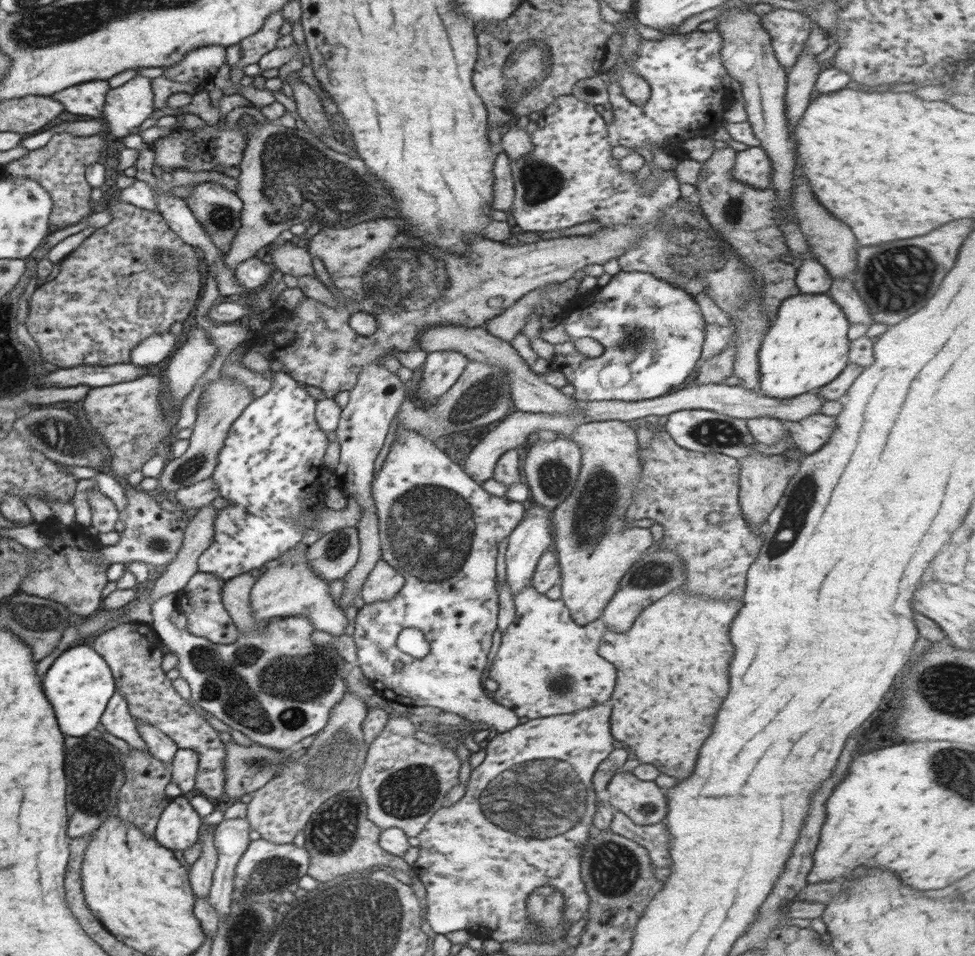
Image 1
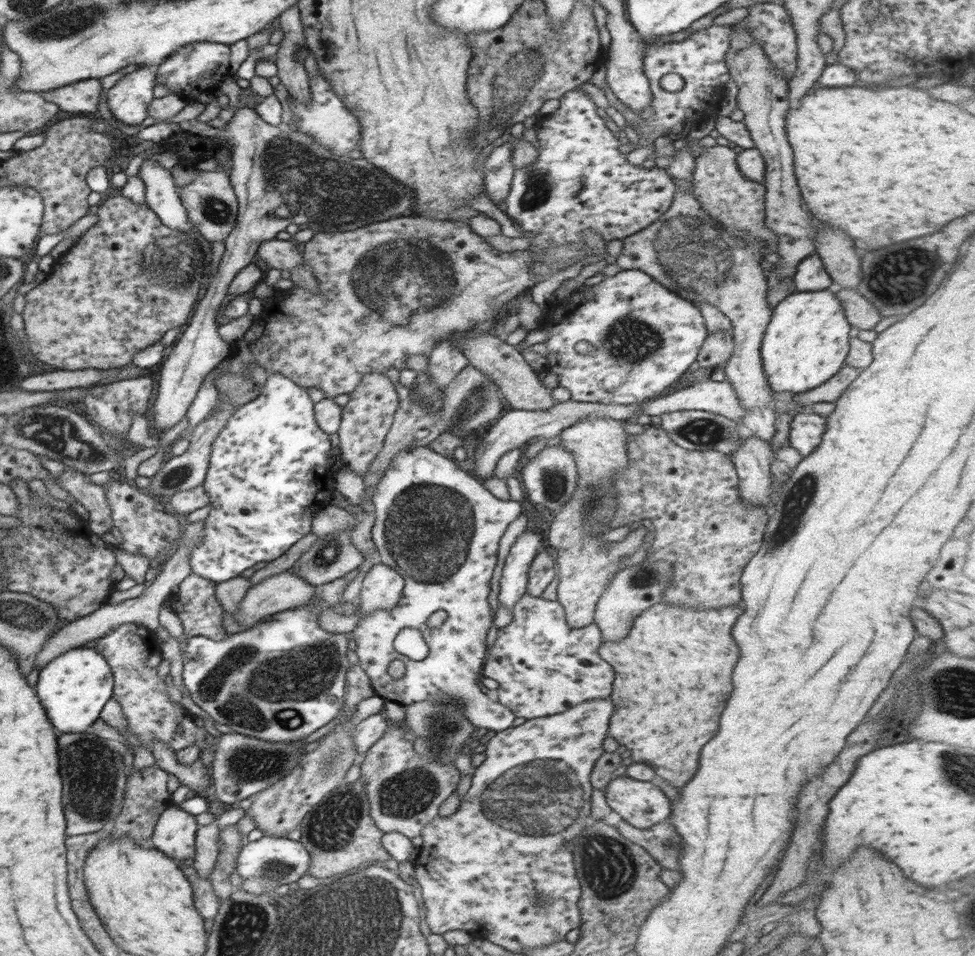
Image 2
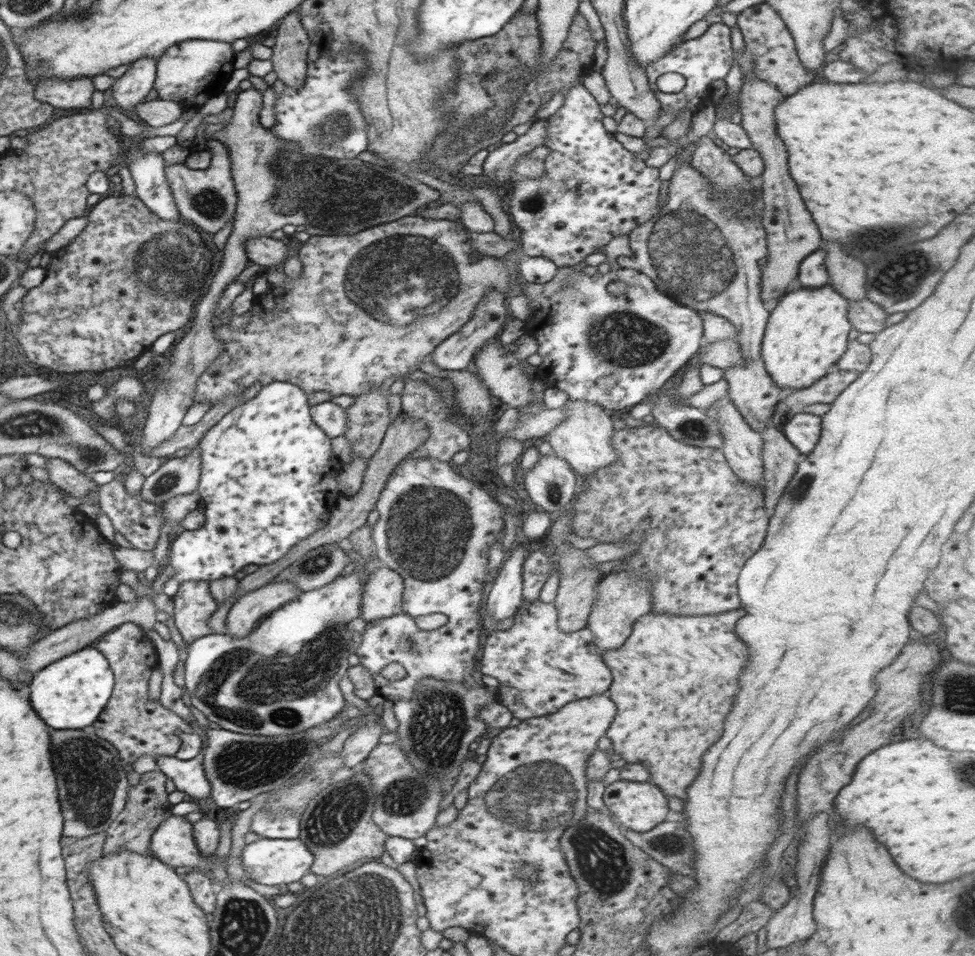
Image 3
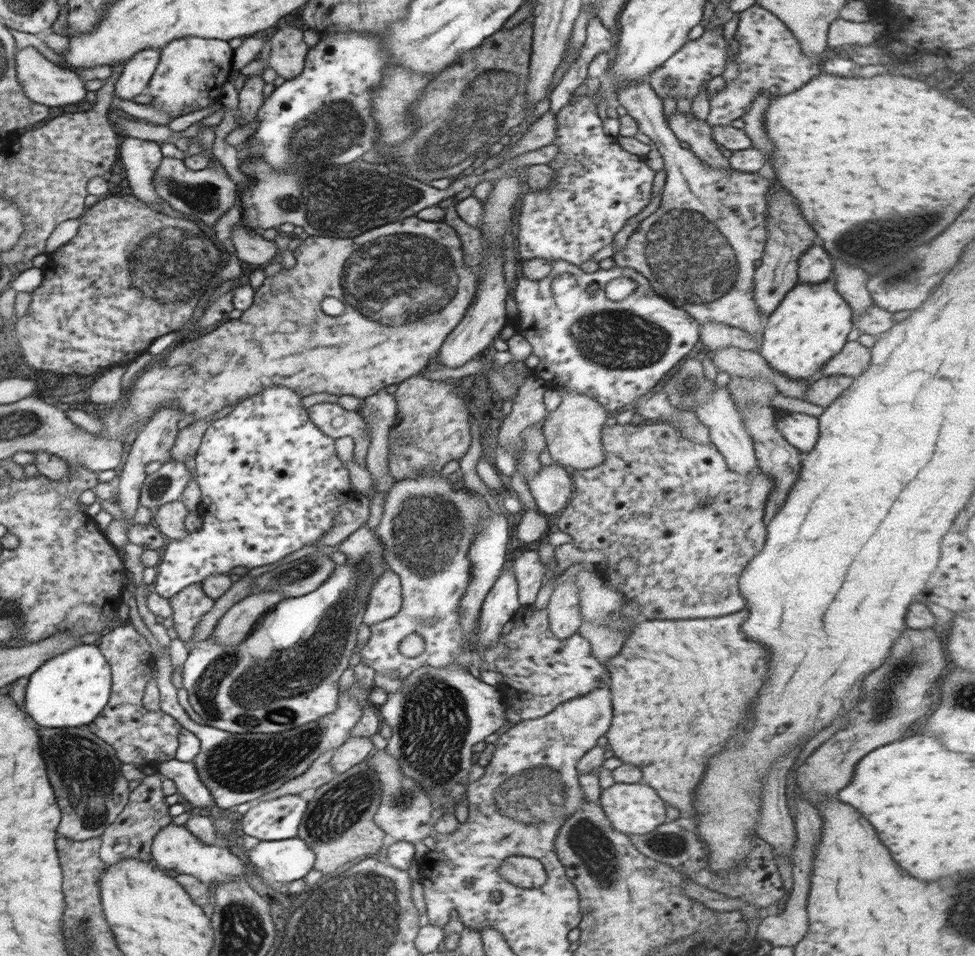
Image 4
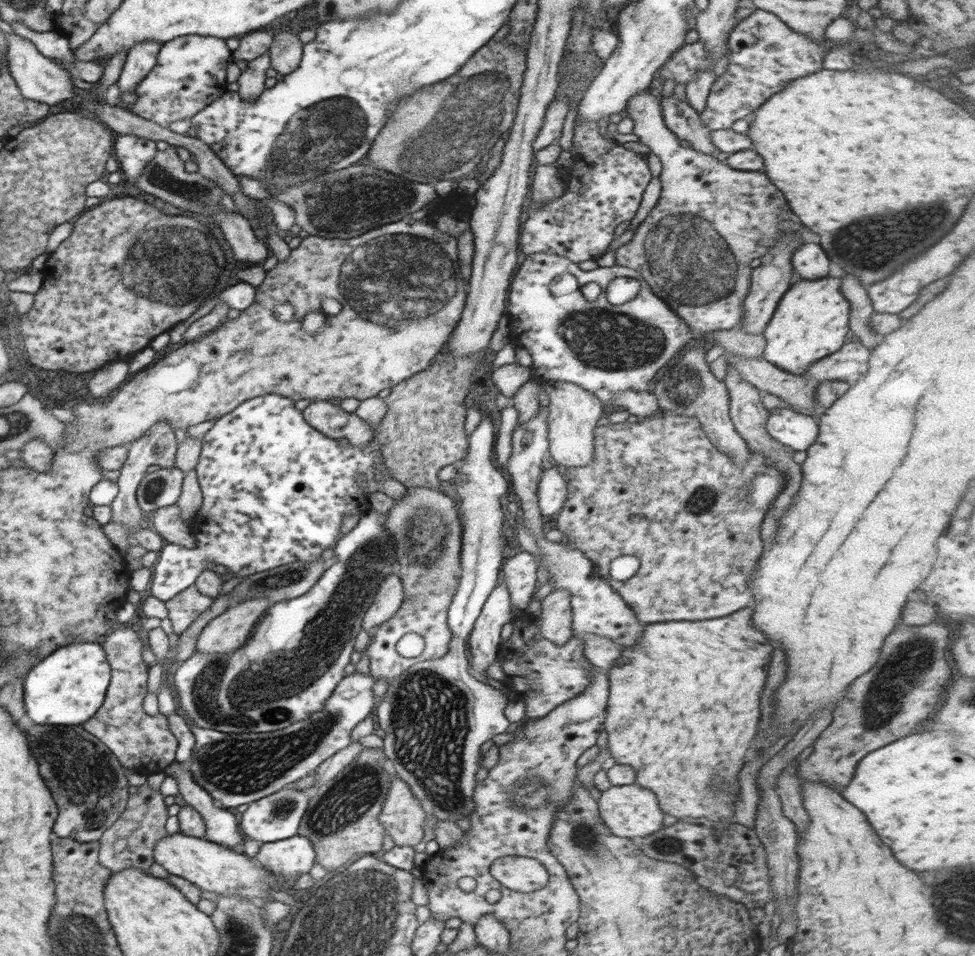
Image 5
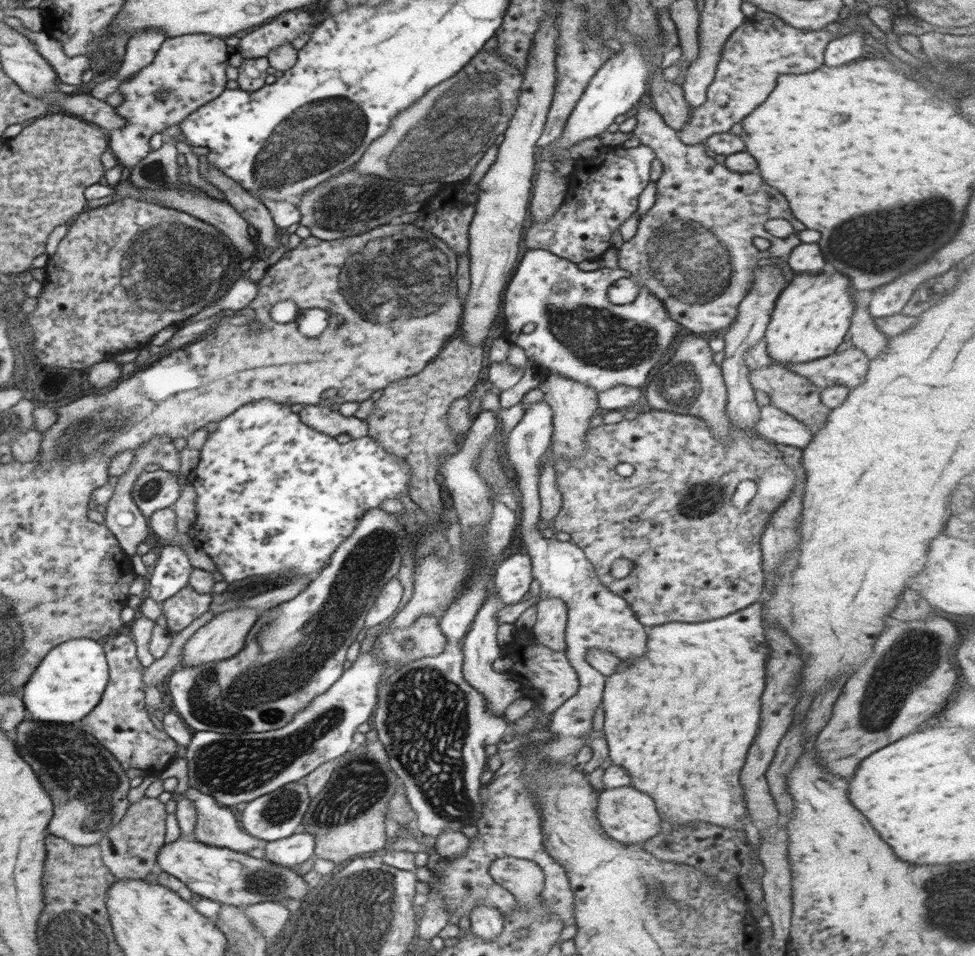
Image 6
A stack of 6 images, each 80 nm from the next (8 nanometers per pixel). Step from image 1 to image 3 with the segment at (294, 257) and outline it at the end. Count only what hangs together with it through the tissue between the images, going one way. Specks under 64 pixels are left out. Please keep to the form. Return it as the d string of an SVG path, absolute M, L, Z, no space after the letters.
M257 236L244 243L245 253L250 263L259 264L264 270L271 265L283 266L289 258L285 242L269 236Z

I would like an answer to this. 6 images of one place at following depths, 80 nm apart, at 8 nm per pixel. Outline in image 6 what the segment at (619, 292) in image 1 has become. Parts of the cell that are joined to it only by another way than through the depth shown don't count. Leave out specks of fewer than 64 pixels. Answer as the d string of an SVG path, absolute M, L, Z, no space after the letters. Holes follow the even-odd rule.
M528 249L504 291L504 338L510 344L522 346L529 360L538 363L541 375L556 373L587 384L597 393L618 385L640 388L646 382L648 372L668 352L668 347L676 340L676 335L680 339L684 331L681 324L668 316L663 302L645 286L639 287L638 296L632 303L612 304L608 289L618 279L629 277L629 272L619 266L588 272L580 270L576 263L560 258L549 250ZM564 284L568 284L568 288L560 292L560 286Z

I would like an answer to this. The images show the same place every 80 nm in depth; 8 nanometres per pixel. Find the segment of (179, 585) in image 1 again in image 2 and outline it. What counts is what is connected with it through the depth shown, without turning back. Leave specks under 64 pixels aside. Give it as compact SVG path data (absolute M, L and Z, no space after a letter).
M198 521L196 523L190 523L181 541L178 542L177 548L166 559L166 564L162 568L162 572L156 575L152 579L152 585L144 590L144 592L136 598L126 599L119 604L106 604L102 605L98 610L92 612L92 614L83 616L78 620L64 625L60 630L57 630L40 649L40 652L36 655L34 664L36 666L46 666L50 660L58 658L61 654L74 650L75 648L82 648L87 645L92 645L93 642L99 638L108 636L115 628L118 628L121 624L136 623L142 625L152 631L156 630L160 623L158 623L158 614L160 614L160 607L164 600L172 595L172 590L192 573L192 567L190 567L190 552L201 541L203 537L204 521Z

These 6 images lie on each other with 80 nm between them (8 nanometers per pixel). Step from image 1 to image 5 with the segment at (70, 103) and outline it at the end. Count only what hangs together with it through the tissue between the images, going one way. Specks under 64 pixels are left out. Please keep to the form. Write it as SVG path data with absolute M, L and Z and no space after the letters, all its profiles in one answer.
M5 32L4 35L7 39L6 63L8 69L10 69L12 79L16 82L24 98L52 106L75 95L74 88L76 88L76 84L72 83L72 76L66 69L52 59L40 54L40 51L32 41L20 35L7 34Z

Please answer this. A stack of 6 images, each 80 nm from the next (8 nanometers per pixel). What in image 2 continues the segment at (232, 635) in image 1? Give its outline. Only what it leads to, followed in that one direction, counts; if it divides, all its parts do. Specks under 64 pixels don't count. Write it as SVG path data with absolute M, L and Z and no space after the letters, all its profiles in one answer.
M190 573L177 586L170 608L182 621L183 634L219 641L229 637L223 629L223 606L215 595L216 582Z

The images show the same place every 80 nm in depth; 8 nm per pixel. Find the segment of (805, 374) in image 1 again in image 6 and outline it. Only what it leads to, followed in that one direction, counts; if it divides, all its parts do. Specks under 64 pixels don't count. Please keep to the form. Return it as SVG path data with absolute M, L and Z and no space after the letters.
M797 273L778 295L764 336L768 356L780 366L808 363L830 356L849 332L855 300L849 291L851 279L836 274Z

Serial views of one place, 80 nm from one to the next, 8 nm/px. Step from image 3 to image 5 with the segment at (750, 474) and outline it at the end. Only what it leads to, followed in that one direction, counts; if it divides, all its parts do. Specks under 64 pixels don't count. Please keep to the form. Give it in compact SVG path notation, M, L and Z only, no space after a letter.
M697 339L682 354L678 363L660 369L656 375L656 386L650 392L657 396L659 408L686 417L695 417L701 424L706 437L722 454L730 457L733 463L741 465L753 455L744 438L736 431L729 415L729 392L725 381L716 378L711 365L706 361L709 346Z

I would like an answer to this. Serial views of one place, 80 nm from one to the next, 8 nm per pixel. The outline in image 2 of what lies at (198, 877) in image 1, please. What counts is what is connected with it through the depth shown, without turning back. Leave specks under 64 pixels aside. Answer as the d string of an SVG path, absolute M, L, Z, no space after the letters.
M216 822L200 825L195 836L195 856L192 867L197 870L196 875L203 879L210 878L210 871L215 868L219 856L219 834Z

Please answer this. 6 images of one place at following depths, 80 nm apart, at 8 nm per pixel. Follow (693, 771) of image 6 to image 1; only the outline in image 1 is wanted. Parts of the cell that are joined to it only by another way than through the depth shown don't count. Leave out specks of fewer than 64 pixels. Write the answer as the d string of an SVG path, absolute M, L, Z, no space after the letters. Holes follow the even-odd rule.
M676 589L660 598L660 600L653 602L650 606L646 606L634 621L634 626L628 632L614 632L608 628L601 638L597 653L608 662L612 662L614 668L618 670L618 676L620 676L611 696L612 704L614 704L612 720L610 720L612 736L615 740L632 746L634 754L636 754L636 758L640 762L652 762L653 765L659 768L662 774L678 778L678 781L682 780L682 778L688 778L692 774L696 758L698 758L698 752L700 752L700 746L712 734L712 726L714 726L714 718L712 716L716 716L716 712L720 710L724 698L728 696L728 690L730 690L728 668L730 668L730 662L732 662L732 656L734 656L734 646L732 646L732 642L728 638L728 630L730 630L732 621L736 618L742 605L742 598L714 600L713 598L705 598L705 596L699 596L699 594L690 594L689 592L681 592L681 590ZM630 771L617 772L608 782L608 804L623 812L638 825L654 825L664 821L668 812L666 791L654 781L643 781Z

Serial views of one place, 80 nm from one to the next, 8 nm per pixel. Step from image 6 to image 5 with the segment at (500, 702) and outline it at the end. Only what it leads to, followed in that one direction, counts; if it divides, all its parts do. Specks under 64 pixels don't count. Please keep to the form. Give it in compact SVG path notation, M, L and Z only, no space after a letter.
M505 581L494 588L494 590L490 593L490 596L486 599L486 602L483 604L481 613L474 623L472 632L470 633L469 640L467 642L470 650L469 672L476 680L483 682L496 690L501 690L501 692L504 692L506 696L508 695L508 687L504 686L503 681L489 679L486 675L486 670L488 666L494 663L499 656L499 648L501 643L504 641L500 638L502 626L504 626L507 622L512 622L514 619L510 613L511 608L514 606L511 603L511 598L509 596L510 593L508 592L508 587L506 586Z

